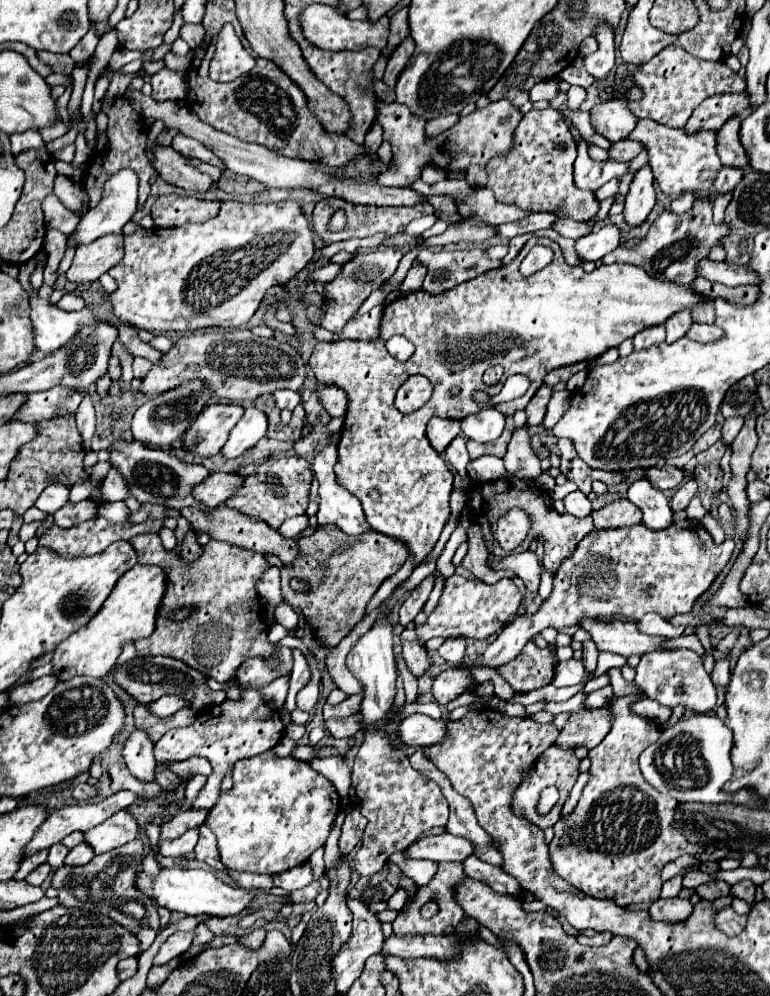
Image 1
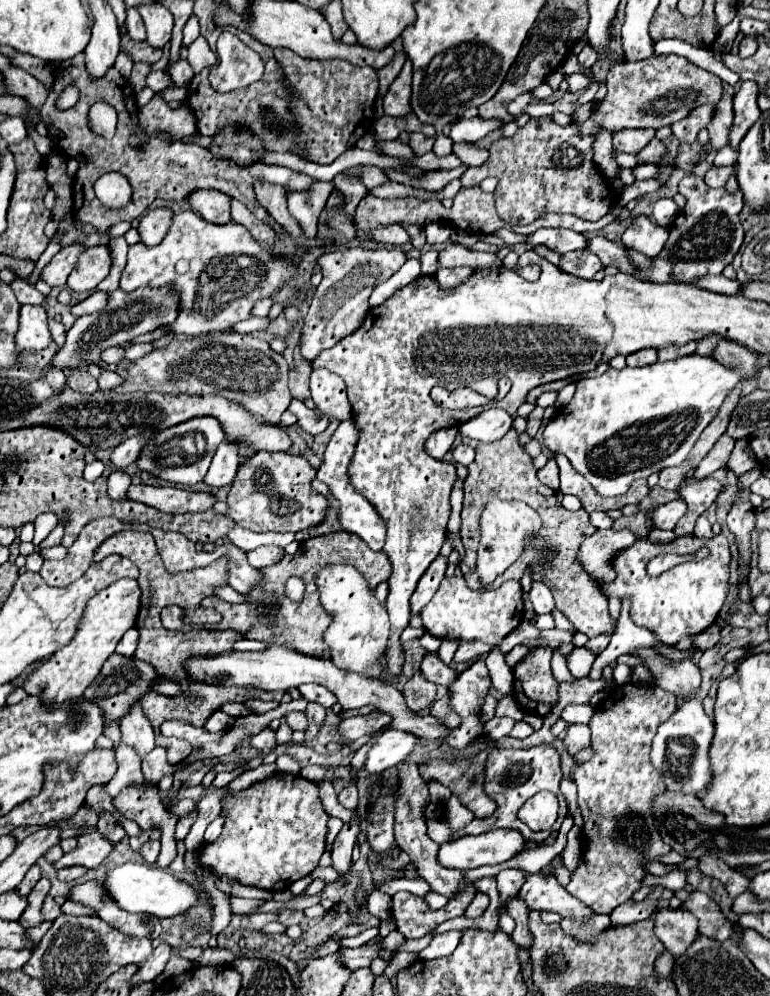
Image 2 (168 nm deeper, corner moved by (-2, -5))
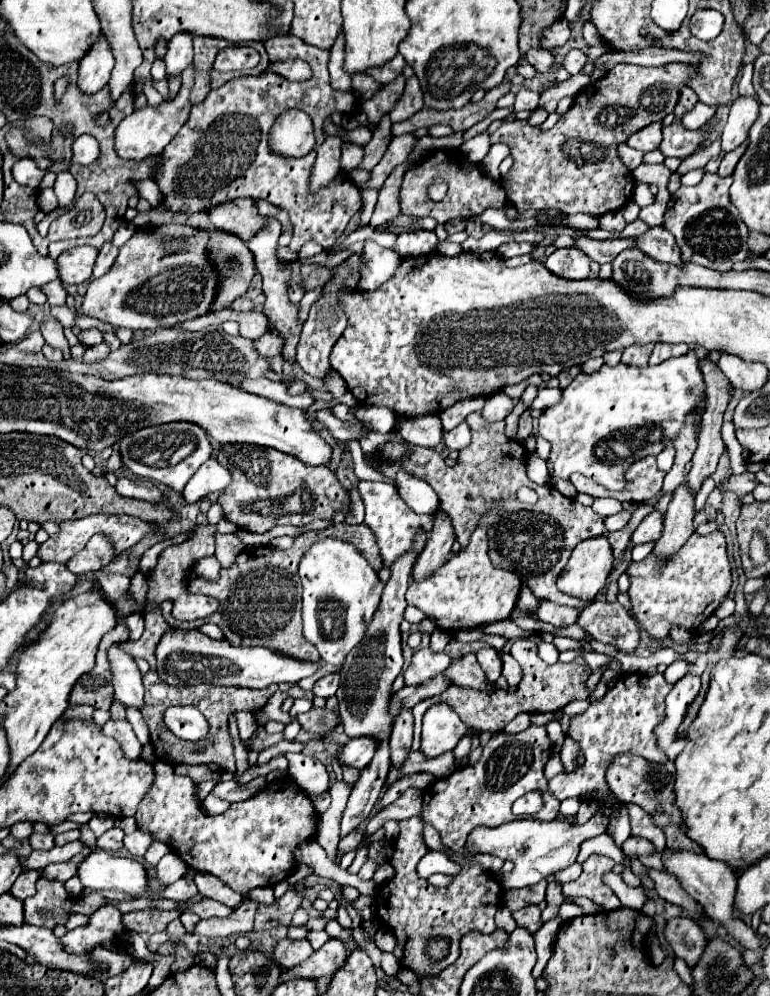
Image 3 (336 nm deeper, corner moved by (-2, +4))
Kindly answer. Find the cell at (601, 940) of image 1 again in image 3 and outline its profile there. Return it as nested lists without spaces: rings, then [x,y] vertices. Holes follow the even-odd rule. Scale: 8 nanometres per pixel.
[[[564,903],[558,911],[558,917],[564,921],[568,921],[570,917],[578,917],[578,915],[582,915],[582,907],[578,907],[576,903]]]

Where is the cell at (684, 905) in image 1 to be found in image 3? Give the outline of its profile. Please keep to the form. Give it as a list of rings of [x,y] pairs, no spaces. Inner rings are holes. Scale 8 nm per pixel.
[[[684,917],[670,919],[664,927],[664,937],[672,947],[674,955],[684,959],[690,969],[698,963],[698,959],[702,957],[708,945],[706,933],[692,919],[684,919]]]

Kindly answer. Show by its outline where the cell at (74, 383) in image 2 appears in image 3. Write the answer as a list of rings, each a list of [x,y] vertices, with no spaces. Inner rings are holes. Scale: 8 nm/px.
[[[46,315],[40,323],[40,332],[47,344],[54,348],[62,348],[65,360],[72,359],[70,345],[63,333],[63,326],[51,315]]]

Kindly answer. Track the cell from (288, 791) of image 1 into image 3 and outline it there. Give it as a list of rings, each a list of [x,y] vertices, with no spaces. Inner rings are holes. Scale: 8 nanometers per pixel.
[[[164,761],[154,763],[154,783],[138,805],[134,817],[140,831],[148,831],[154,841],[172,845],[174,853],[178,853],[178,857],[190,869],[218,877],[240,895],[246,895],[250,889],[256,887],[274,887],[276,883],[284,881],[294,871],[294,849],[298,841],[312,839],[316,835],[318,821],[308,795],[290,777],[280,777],[278,781],[268,783],[266,789],[258,793],[258,797],[242,803],[232,803],[230,809],[222,815],[208,815],[198,801],[198,787],[194,785],[194,781],[190,777],[176,775],[172,765]]]

